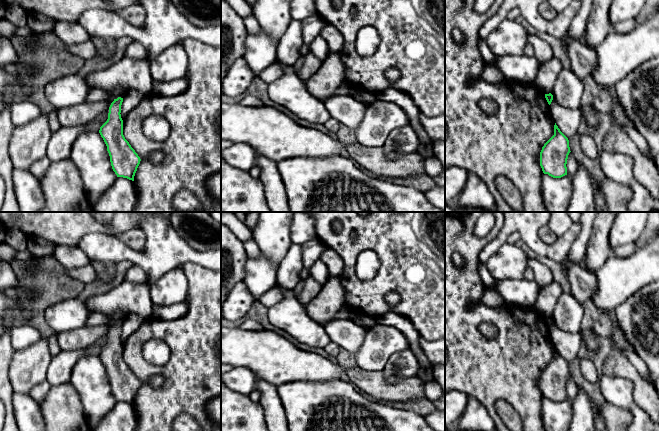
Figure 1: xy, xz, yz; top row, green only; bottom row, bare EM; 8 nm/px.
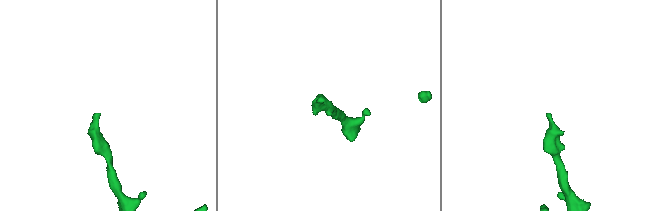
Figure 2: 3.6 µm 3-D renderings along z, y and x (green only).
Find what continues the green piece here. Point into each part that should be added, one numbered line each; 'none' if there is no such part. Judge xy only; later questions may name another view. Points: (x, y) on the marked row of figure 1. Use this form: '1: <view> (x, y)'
none

